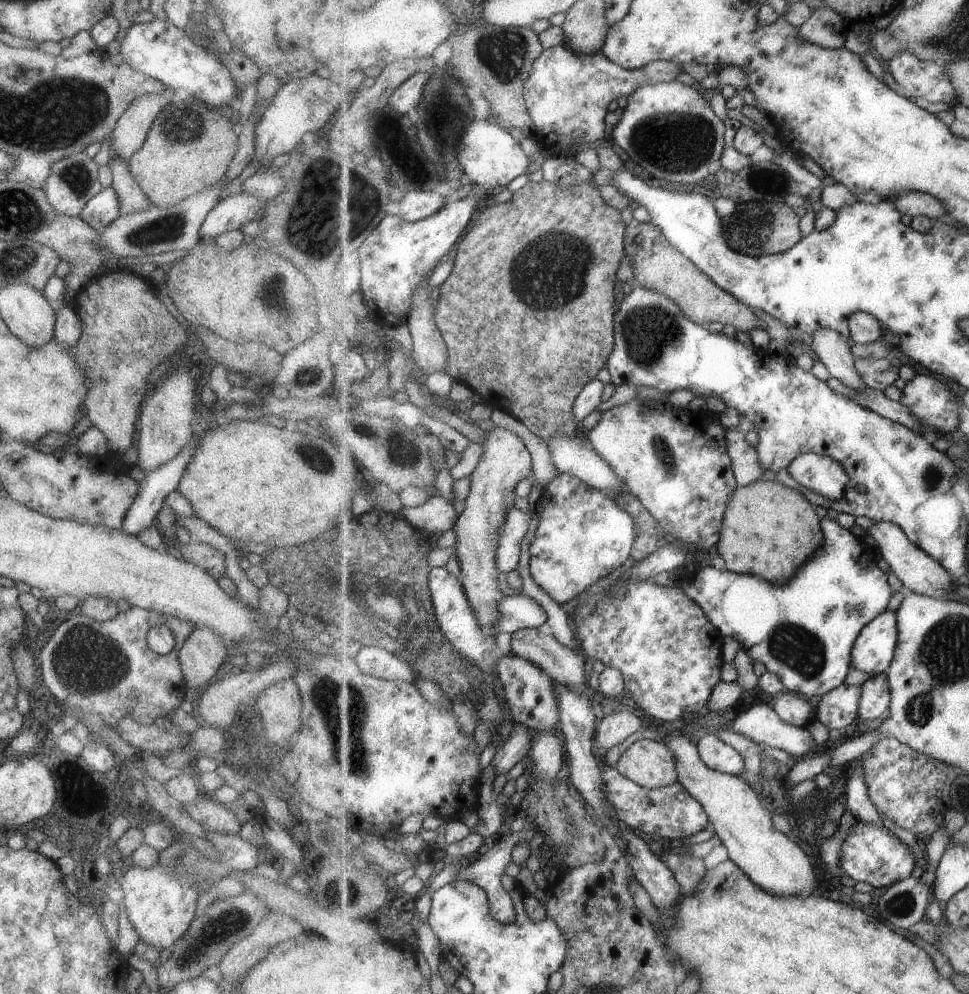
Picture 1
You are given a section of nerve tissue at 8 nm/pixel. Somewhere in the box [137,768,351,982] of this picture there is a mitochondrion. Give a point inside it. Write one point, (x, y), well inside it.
(216, 931)

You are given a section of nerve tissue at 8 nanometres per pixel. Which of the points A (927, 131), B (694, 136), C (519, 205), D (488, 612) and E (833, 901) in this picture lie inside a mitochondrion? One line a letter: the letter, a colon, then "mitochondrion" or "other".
A: other
B: mitochondrion
C: other
D: other
E: other

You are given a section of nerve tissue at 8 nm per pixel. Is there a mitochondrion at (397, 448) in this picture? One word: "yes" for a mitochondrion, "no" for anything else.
yes

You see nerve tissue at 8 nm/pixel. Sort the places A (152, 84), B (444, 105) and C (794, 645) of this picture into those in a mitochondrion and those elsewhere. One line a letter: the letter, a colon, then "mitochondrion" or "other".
A: other
B: mitochondrion
C: mitochondrion

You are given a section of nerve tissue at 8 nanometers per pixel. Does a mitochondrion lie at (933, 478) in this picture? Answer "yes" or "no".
yes

